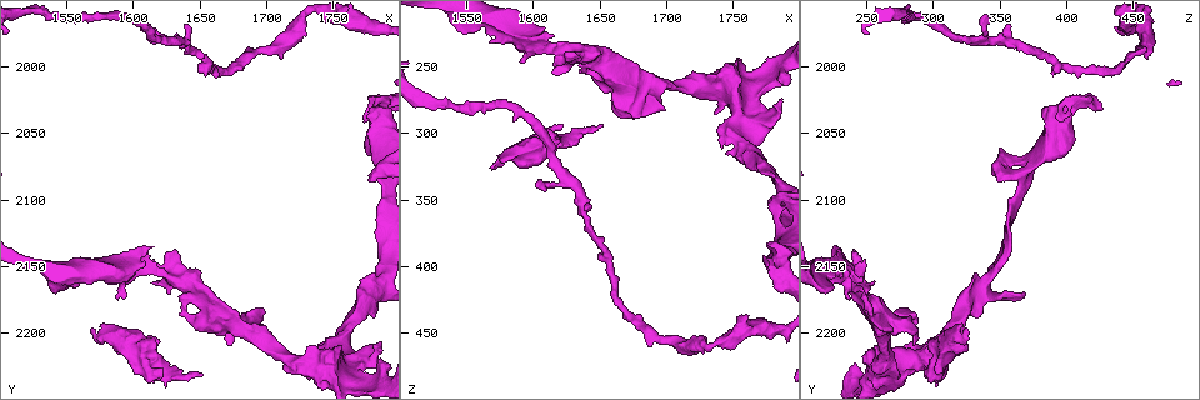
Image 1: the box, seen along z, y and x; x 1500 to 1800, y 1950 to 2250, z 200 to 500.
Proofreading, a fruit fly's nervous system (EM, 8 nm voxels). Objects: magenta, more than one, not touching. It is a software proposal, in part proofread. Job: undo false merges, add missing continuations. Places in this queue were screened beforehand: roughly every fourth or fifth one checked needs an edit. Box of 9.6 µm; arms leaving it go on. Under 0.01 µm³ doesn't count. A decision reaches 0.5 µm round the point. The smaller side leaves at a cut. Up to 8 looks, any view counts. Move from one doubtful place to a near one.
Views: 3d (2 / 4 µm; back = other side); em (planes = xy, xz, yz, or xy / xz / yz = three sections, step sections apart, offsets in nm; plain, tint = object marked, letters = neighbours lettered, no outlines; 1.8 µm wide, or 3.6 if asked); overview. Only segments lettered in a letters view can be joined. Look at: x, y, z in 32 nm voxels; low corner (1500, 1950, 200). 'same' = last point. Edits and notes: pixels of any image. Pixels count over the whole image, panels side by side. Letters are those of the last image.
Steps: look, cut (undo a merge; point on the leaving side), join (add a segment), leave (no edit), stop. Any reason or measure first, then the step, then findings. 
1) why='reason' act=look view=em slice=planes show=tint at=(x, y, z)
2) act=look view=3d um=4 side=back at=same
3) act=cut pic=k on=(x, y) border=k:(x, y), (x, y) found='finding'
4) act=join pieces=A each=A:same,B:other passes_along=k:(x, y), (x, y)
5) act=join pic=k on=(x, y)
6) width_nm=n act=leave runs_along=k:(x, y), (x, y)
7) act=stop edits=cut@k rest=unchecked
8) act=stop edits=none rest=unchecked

why='an open end' act=look view=em slice=planes show=plain at=(1570, 2198, 324)

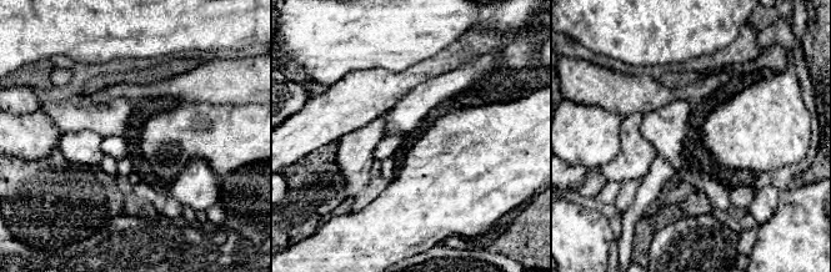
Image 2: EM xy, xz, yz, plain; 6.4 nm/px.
why='what lies round it' act=look view=em slice=planes show=letters at=same

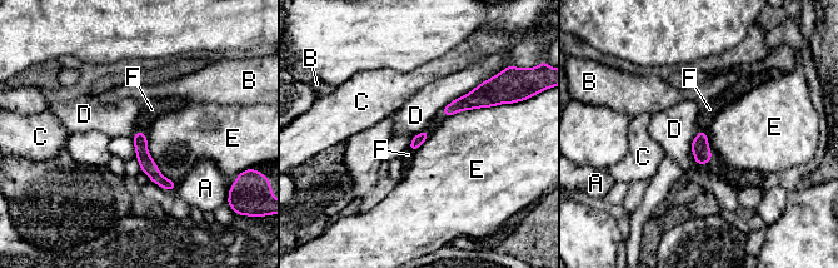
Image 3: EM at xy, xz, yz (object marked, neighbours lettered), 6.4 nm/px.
act=join pieces=F each=A:other,B:other,C:other,D:other,E:other,F:same found='the neuron continues'

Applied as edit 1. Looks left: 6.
why='thick turns thin' act=look view=3d um=2 at=(1608, 2150, 238)

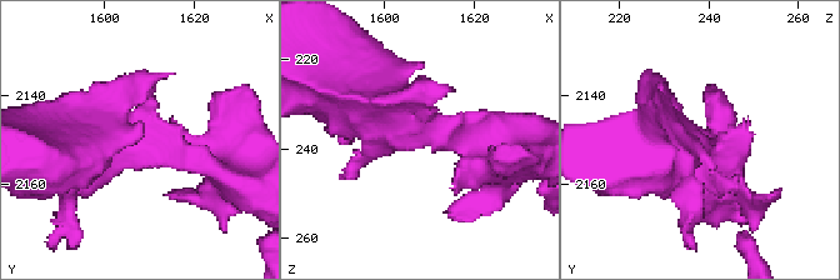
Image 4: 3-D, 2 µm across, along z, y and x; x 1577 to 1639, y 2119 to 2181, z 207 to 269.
act=look view=em slice=planes show=plain at=(1605, 2152, 237)

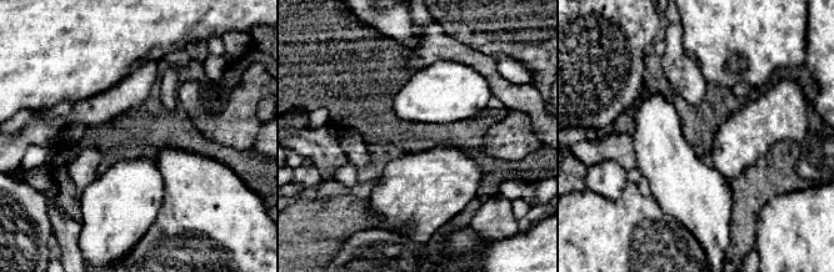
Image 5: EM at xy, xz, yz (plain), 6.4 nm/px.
act=look view=em slice=planes show=letters at=same

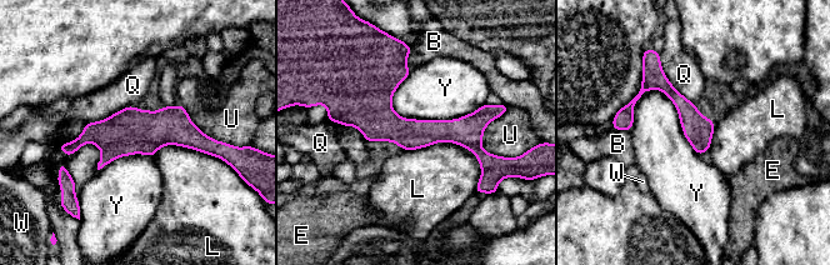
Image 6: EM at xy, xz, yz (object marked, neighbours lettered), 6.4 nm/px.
longest_contact=Y:550nm act=leave each=B:other,E:other,L:other,Q:other,U:other,W:other,Y:other border=6:(644, 91), (668, 96), (699, 155) found='one neuron here'

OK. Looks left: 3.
why='sharp bend' act=look view=em slice=planes show=plain at=(1784, 2028, 404)

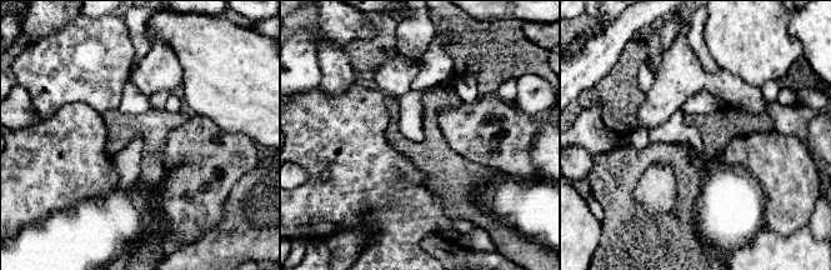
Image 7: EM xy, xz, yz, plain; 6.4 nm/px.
why='where the object lies' act=look view=em slice=planes show=tint at=same

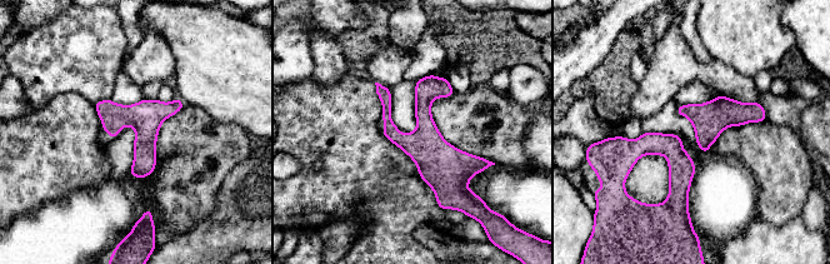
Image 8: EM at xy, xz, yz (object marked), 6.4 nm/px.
why='see the neighbours' act=look view=em slice=planes show=letters at=same

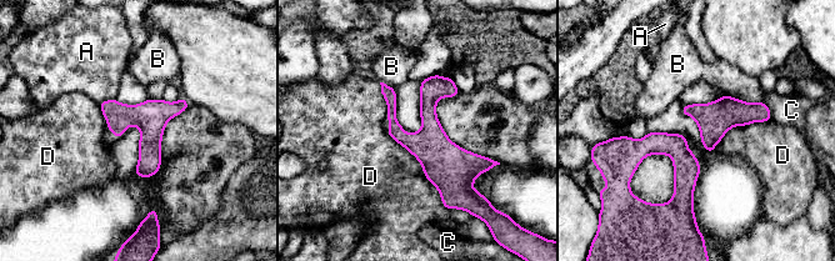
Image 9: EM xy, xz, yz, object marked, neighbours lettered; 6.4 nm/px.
act=leave each=A:other,B:other,C:other,D:other runs_along=9:(384, 88), (394, 126), (446, 175), (446, 199) found='continuous, no second neuron'

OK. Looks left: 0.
act=stop edits=join@3 rest=unchecked

